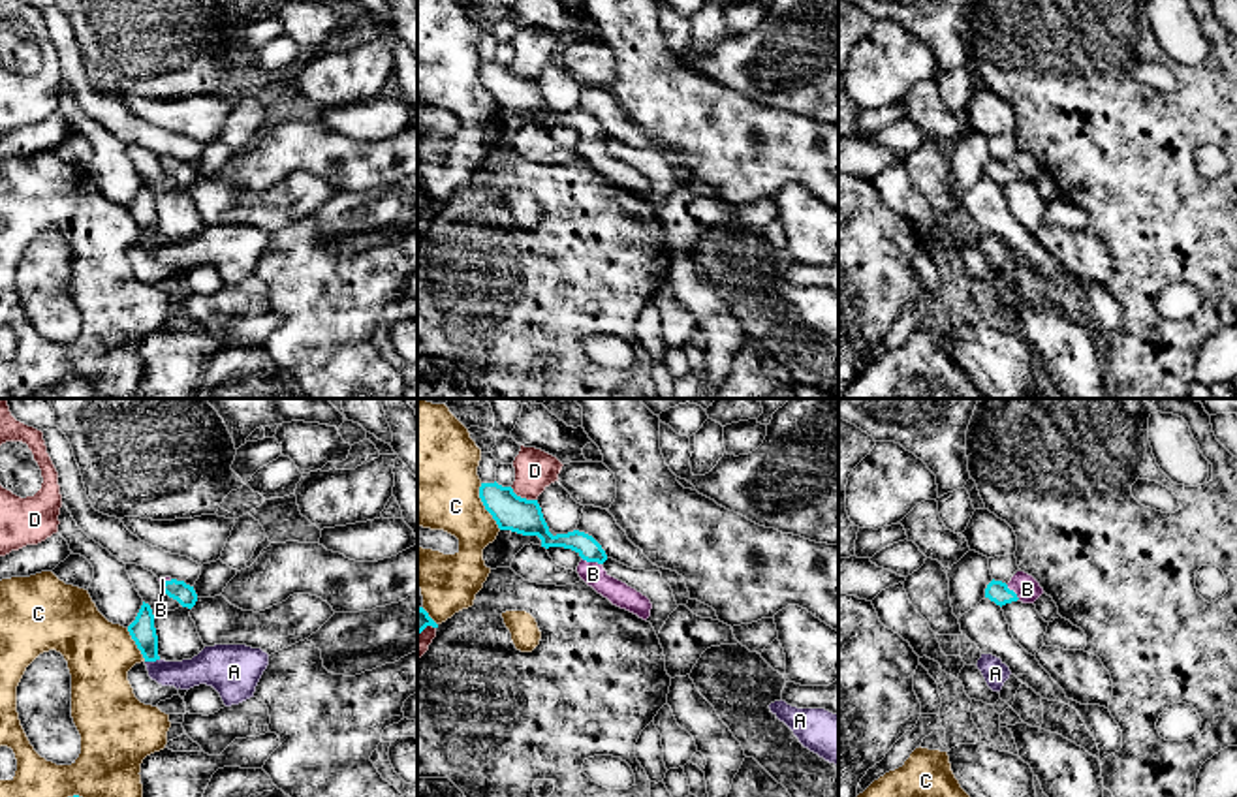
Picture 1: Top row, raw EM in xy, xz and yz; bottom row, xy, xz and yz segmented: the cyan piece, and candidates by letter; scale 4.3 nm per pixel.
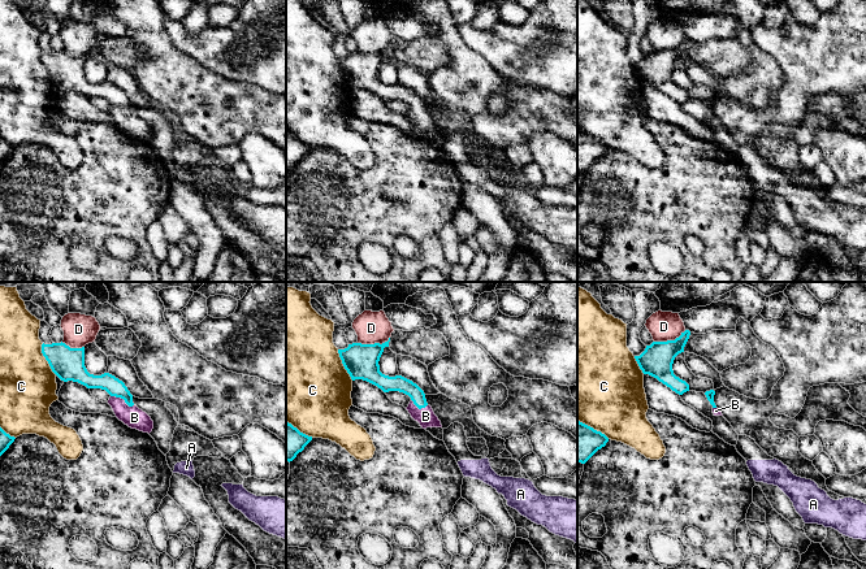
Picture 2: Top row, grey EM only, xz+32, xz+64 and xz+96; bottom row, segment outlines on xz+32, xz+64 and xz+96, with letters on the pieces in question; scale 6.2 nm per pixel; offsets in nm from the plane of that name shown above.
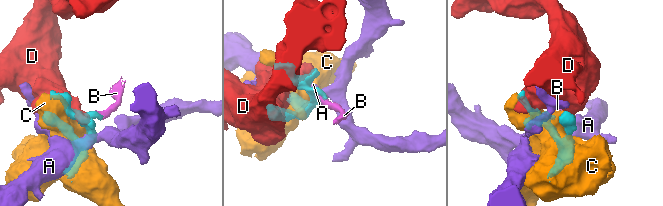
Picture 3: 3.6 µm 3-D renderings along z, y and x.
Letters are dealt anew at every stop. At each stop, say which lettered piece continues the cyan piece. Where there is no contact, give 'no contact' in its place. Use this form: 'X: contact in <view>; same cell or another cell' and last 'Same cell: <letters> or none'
A: contact in xy; another cell
B: contact in xz; same cell
C: contact in xz; another cell
D: contact in xz; another cell
Same cell: B

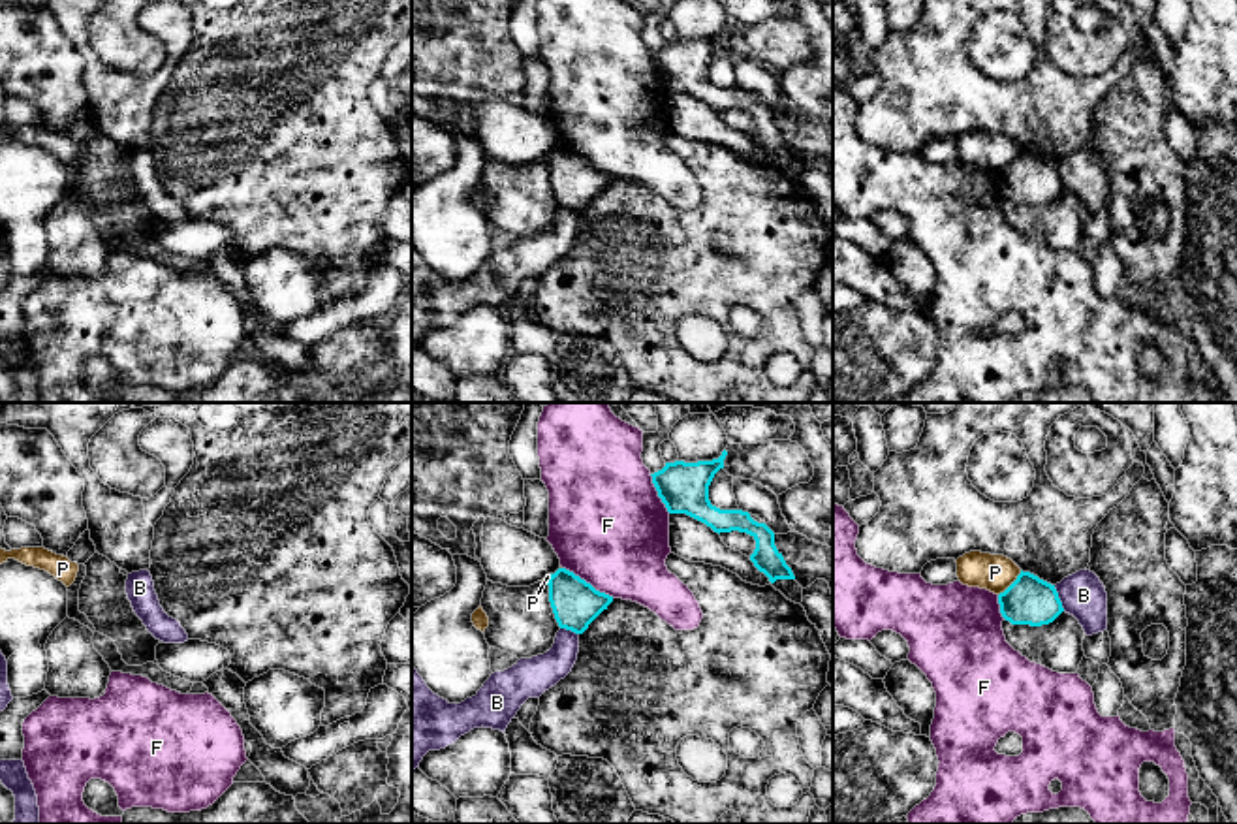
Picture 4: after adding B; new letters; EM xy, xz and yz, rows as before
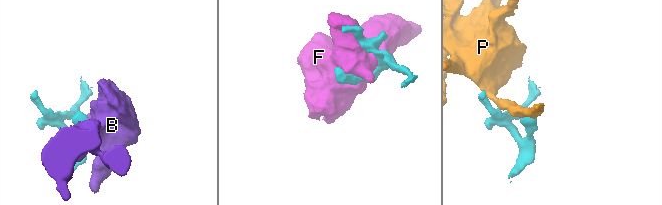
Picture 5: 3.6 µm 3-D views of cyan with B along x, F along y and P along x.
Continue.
B: contact in yz; another cell
F: contact in xz; another cell
P: contact in yz; another cell
Same cell: none

